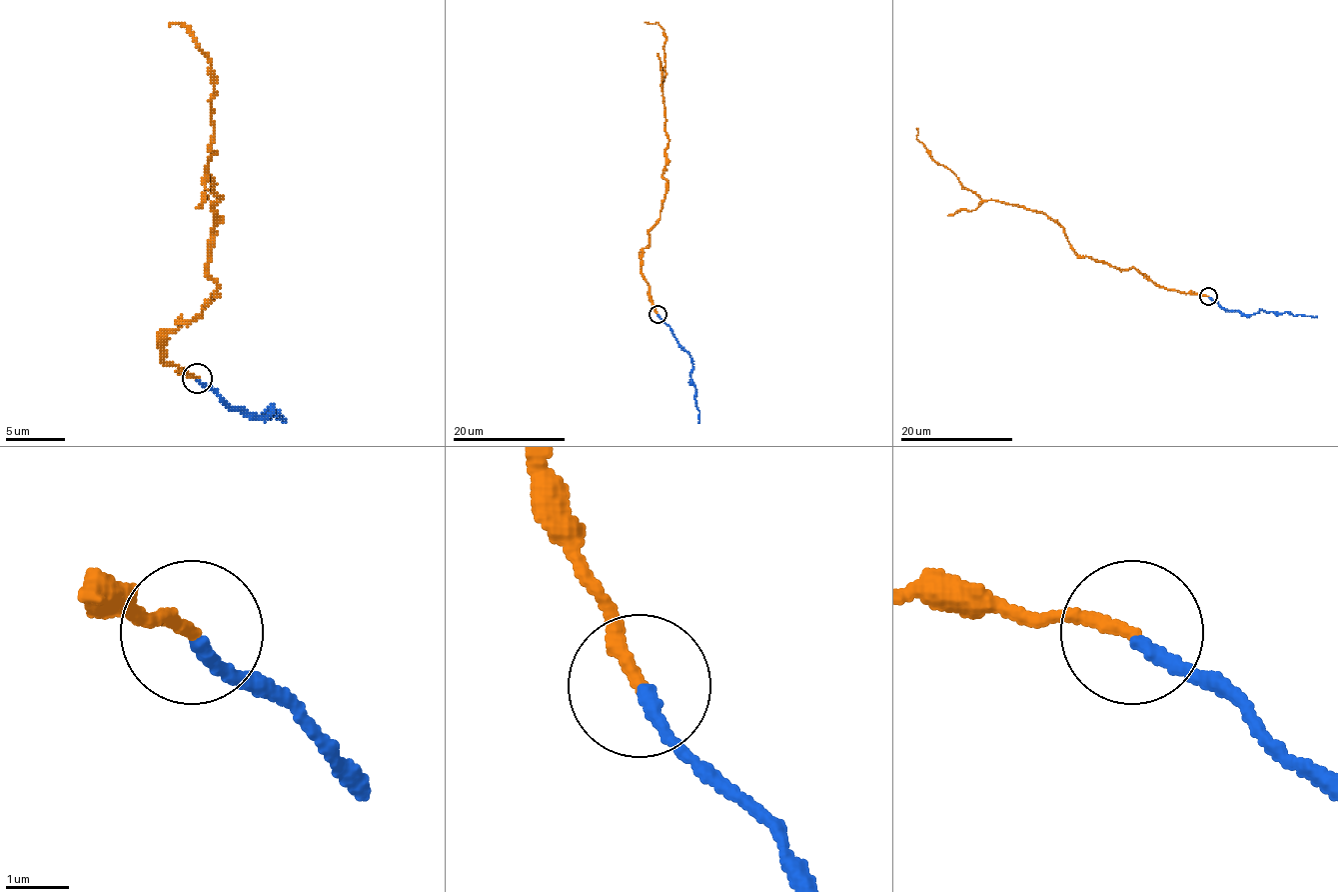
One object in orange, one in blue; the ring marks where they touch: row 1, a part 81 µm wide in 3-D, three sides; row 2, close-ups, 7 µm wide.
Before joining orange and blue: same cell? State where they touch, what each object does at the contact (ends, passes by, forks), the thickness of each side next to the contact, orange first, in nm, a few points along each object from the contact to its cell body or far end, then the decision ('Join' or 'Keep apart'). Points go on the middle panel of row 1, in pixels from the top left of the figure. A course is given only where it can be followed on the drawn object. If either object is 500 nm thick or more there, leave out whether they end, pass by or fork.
Place: (658, 314). At the ring orange ends. At the ring blue ends. Thickness 220 nm (orange) against 200 nm. Course of orange: (658, 314), (642, 272), (642, 251), (660, 217), (667, 183), (666, 38), (658, 22), (645, 22). Course of blue: (658, 314), (690, 358), (690, 383), (695, 388), (697, 423). Keep apart

